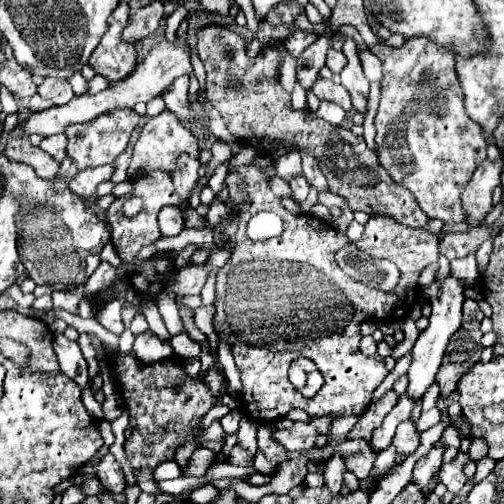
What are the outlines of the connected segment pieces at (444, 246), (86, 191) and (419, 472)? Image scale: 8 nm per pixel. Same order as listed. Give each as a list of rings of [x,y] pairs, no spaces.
[[[479,224],[479,226],[471,228],[469,232],[447,232],[447,234],[443,234],[443,238],[439,242],[439,252],[443,256],[447,256],[449,260],[465,258],[469,252],[479,250],[479,246],[487,238],[495,236],[493,228],[495,228],[495,224],[491,224],[491,226]]]
[[[97,166],[97,168],[85,168],[83,172],[77,172],[73,176],[73,182],[69,186],[71,192],[75,192],[81,198],[91,198],[97,184],[109,180],[113,174],[113,166]]]
[[[443,446],[439,448],[431,448],[427,456],[423,456],[421,460],[417,460],[415,468],[413,468],[413,484],[417,484],[419,492],[423,496],[429,494],[429,486],[431,486],[431,480],[435,478],[435,474],[439,472],[439,464],[443,460]]]

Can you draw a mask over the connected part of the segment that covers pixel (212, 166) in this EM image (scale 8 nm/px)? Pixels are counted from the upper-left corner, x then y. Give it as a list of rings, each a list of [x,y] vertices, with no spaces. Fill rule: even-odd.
[[[217,140],[217,142],[213,144],[213,148],[211,148],[211,160],[209,160],[207,166],[205,166],[205,176],[203,176],[203,178],[209,178],[209,176],[217,170],[217,166],[221,166],[223,162],[229,160],[231,154],[233,154],[233,152],[231,152],[229,144],[225,144],[223,140]]]

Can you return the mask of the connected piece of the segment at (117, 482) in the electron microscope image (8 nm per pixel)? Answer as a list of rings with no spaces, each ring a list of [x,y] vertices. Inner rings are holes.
[[[109,452],[105,454],[105,458],[99,462],[97,466],[97,478],[99,482],[111,492],[111,494],[121,494],[125,490],[125,476],[123,470],[119,466],[119,462],[115,460],[115,456]]]

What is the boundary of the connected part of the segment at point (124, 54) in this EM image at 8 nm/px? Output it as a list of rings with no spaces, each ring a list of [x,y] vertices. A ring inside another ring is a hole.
[[[121,2],[109,16],[109,30],[105,32],[103,40],[89,58],[89,66],[97,74],[107,76],[111,82],[129,76],[137,64],[135,46],[127,44],[121,38],[121,30],[127,24],[127,16],[129,16],[129,4]]]

